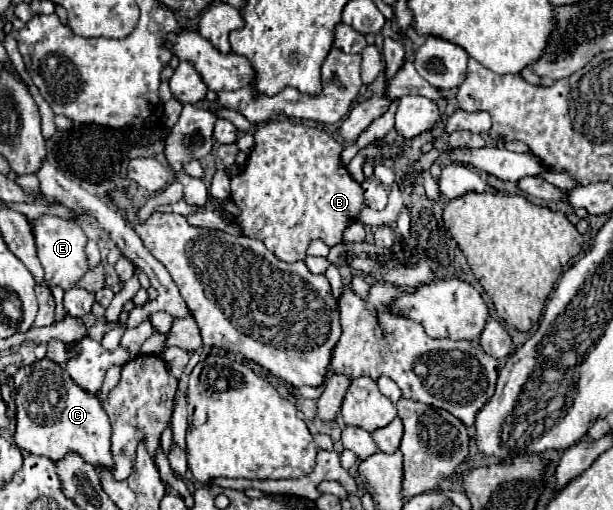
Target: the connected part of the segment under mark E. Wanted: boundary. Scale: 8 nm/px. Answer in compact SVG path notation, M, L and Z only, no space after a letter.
M42 215L38 219L32 221L34 225L34 239L36 239L36 247L38 247L38 257L42 261L44 267L44 279L48 285L56 285L66 289L72 289L76 285L76 281L88 271L88 263L86 263L86 235L80 229L80 225L76 221L66 221L54 215Z

